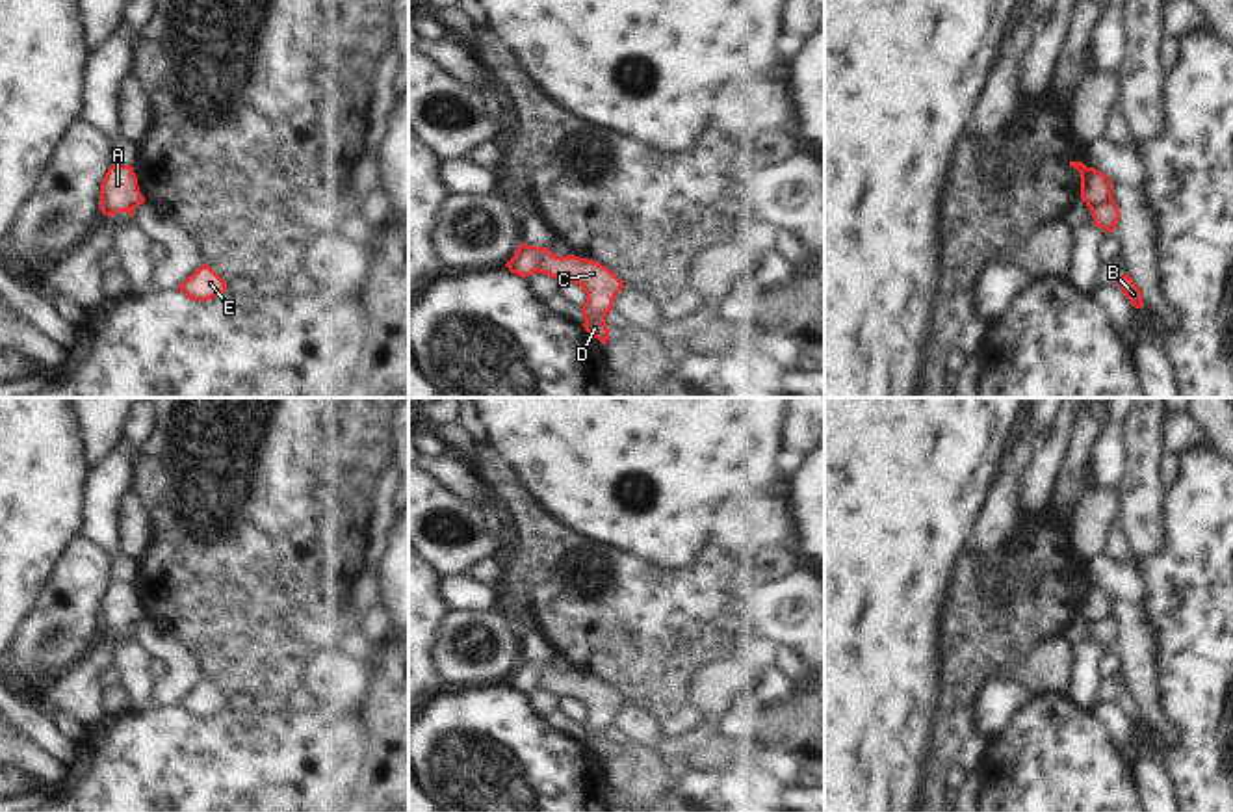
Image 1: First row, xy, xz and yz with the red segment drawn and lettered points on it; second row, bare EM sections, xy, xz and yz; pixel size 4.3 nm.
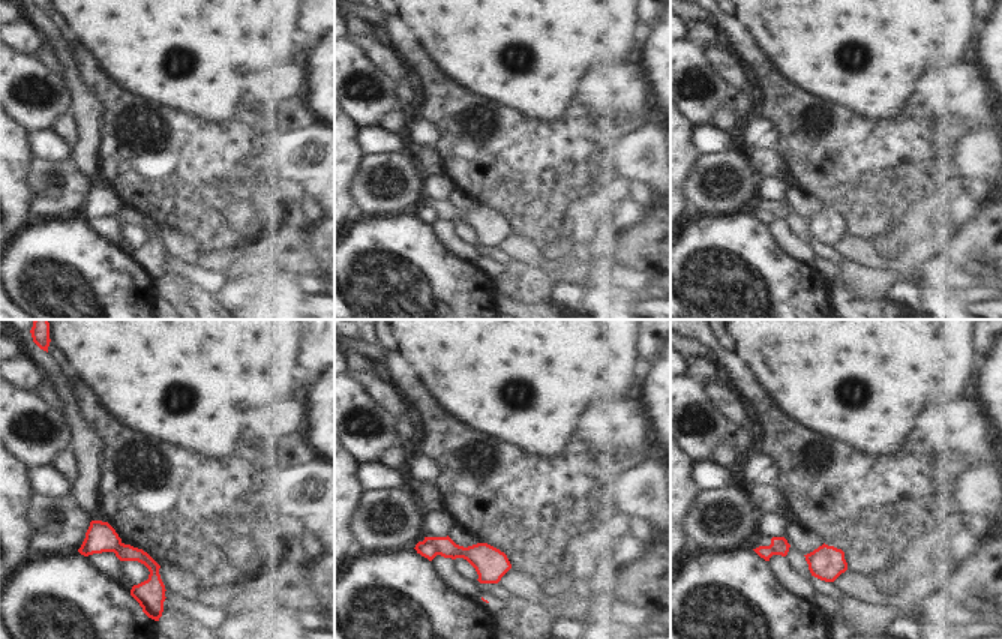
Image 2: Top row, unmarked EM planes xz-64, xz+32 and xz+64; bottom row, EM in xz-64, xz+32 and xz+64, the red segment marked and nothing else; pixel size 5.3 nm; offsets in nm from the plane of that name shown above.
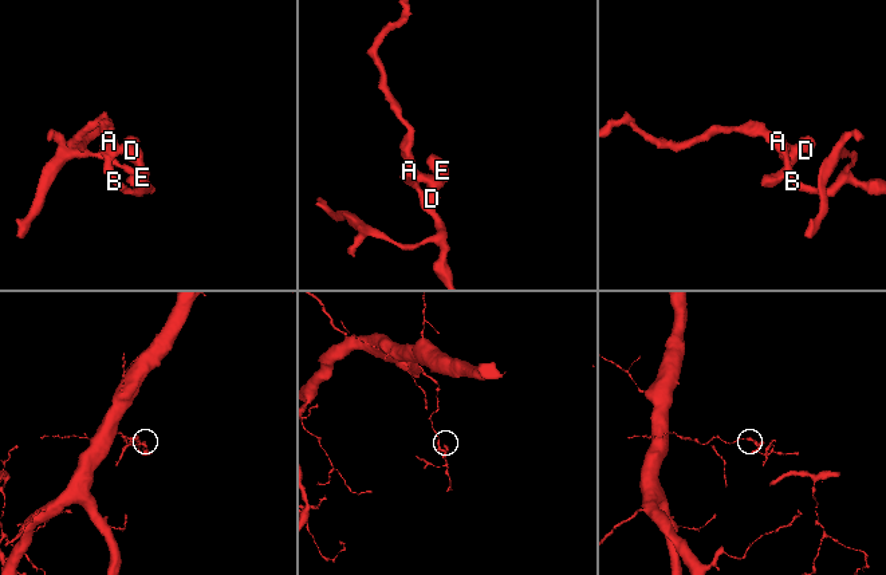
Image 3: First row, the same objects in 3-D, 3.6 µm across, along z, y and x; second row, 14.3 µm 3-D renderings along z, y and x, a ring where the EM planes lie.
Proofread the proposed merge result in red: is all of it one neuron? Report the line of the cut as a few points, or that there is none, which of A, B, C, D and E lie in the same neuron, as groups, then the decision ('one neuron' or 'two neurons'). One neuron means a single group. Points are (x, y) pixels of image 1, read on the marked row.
cut xz (548, 249), (533, 270); groups A B / C D E; two neurons

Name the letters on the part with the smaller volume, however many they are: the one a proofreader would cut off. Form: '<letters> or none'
C, D, E

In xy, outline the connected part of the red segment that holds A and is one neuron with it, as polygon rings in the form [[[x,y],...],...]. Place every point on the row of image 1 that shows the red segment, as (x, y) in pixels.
[[[113,164],[100,184],[100,210],[104,216],[128,212],[145,203],[134,167]]]

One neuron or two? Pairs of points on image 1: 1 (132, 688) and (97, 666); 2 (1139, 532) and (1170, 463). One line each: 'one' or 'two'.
1: two
2: two

